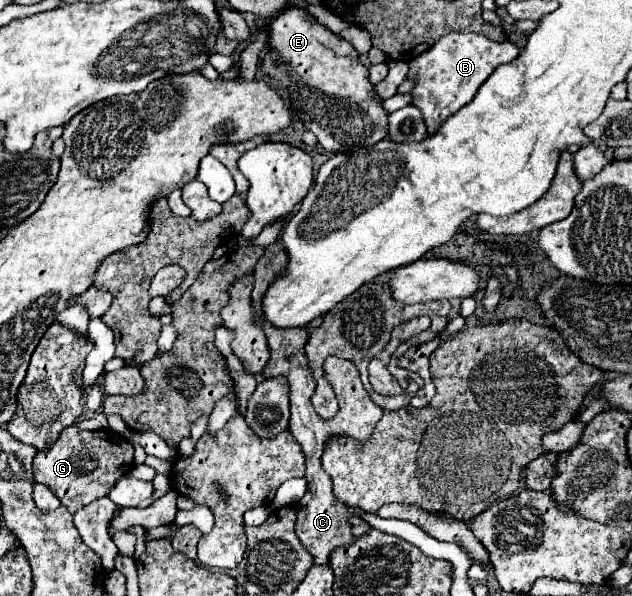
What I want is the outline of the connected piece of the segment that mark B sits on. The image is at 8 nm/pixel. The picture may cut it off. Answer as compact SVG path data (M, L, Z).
M453 32L445 34L433 48L413 58L407 72L407 80L415 82L411 90L411 106L421 110L427 134L433 136L451 114L469 104L477 94L479 86L489 78L489 74L499 64L515 60L517 54L519 48L509 40L493 42L475 32Z

